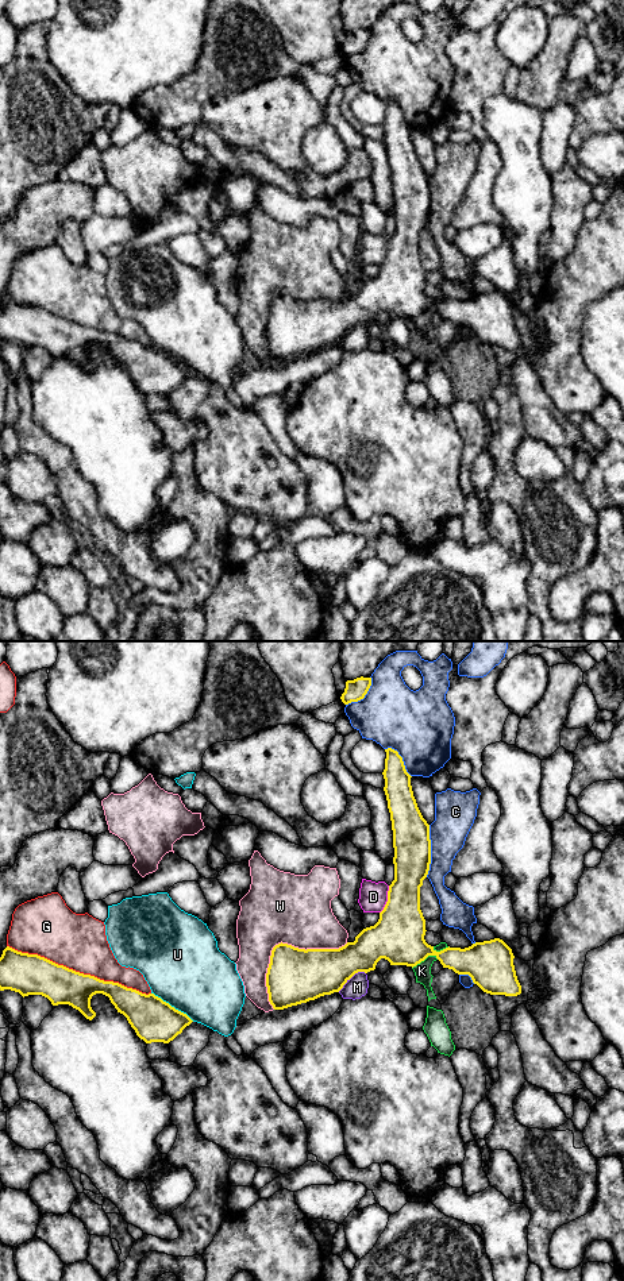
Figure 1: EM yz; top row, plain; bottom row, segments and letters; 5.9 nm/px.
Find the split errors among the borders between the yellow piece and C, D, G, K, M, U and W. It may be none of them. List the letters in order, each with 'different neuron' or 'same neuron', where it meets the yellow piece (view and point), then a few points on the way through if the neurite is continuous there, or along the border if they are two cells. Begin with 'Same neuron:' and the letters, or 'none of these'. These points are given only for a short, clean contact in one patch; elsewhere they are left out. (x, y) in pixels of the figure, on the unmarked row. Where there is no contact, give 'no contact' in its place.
Same neuron: none of these
C: different neuron; meets yellow in yz at (430, 203)
D: different neuron; meets yellow in yz at (388, 251)
G: different neuron; meets yellow in yz at (79, 324)
K: different neuron; meets yellow in yz at (424, 311)
M: different neuron; meets yellow in yz at (351, 328); border along yz (365, 324), (357, 324), (338, 343)
U: different neuron; meets yellow in yz at (173, 359)
W: different neuron; meets yellow in yz at (281, 294)

